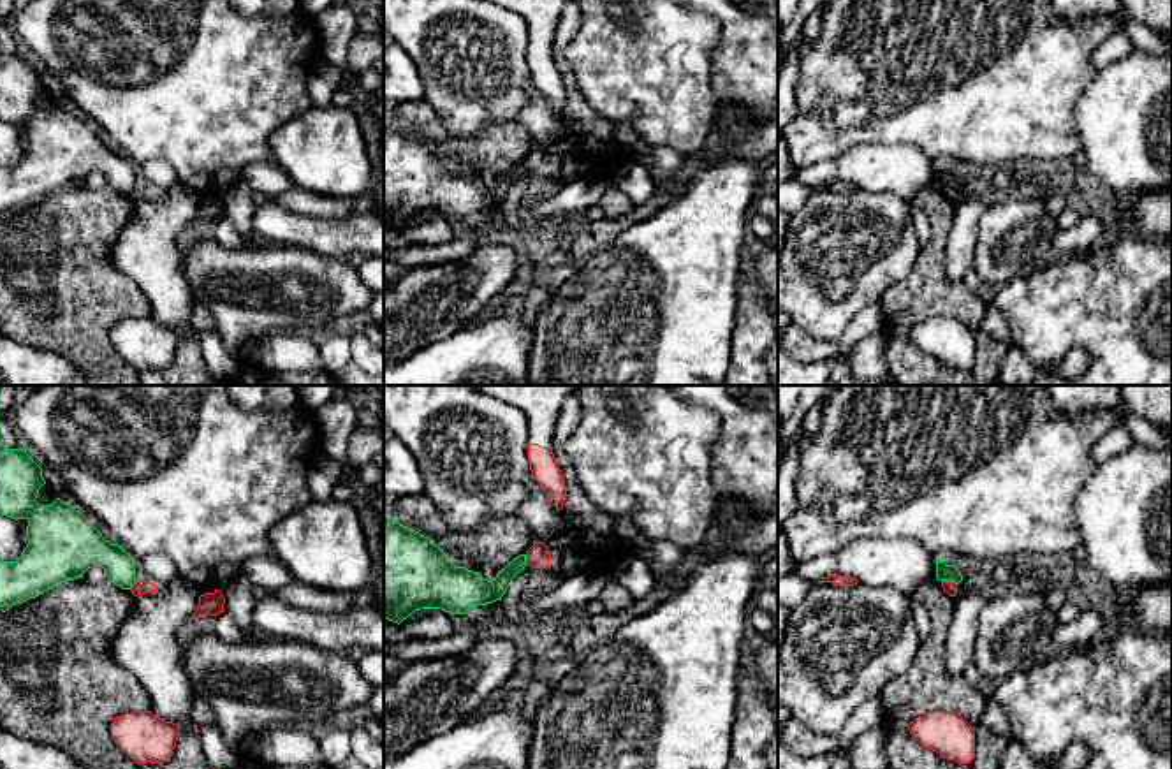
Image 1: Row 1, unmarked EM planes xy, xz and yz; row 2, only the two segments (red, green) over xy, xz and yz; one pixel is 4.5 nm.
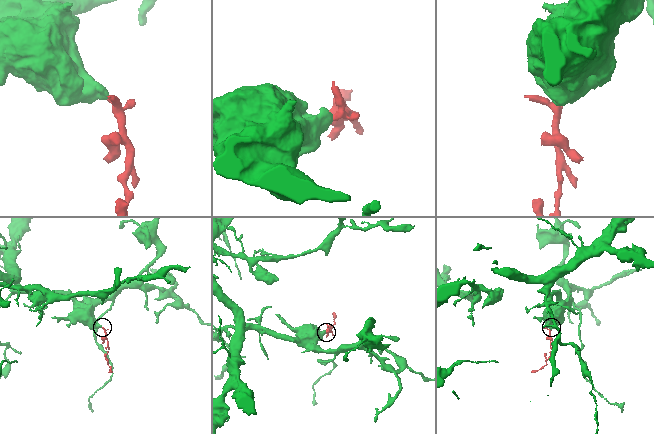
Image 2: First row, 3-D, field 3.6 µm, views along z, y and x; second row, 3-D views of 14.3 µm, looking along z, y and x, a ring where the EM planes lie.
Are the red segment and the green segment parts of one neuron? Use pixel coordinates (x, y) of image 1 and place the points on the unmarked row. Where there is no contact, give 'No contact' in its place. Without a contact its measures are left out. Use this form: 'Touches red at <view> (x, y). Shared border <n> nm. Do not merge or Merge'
Touches red at yz (949, 187). Shared border 80 nm. Do not merge

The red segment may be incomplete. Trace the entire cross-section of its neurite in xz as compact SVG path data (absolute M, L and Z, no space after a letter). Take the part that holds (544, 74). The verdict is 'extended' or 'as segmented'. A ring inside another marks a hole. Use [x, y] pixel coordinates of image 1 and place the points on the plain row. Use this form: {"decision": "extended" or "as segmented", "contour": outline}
{"decision": "extended", "contour": "M489 0L523 16L530 30L528 67L533 84L561 116L567 92L553 60L554 30L567 0Z"}

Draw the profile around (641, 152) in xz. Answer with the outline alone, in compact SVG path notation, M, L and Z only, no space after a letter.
M637 139L634 144L626 146L628 158L637 160L642 165L651 165L653 148L644 141Z

